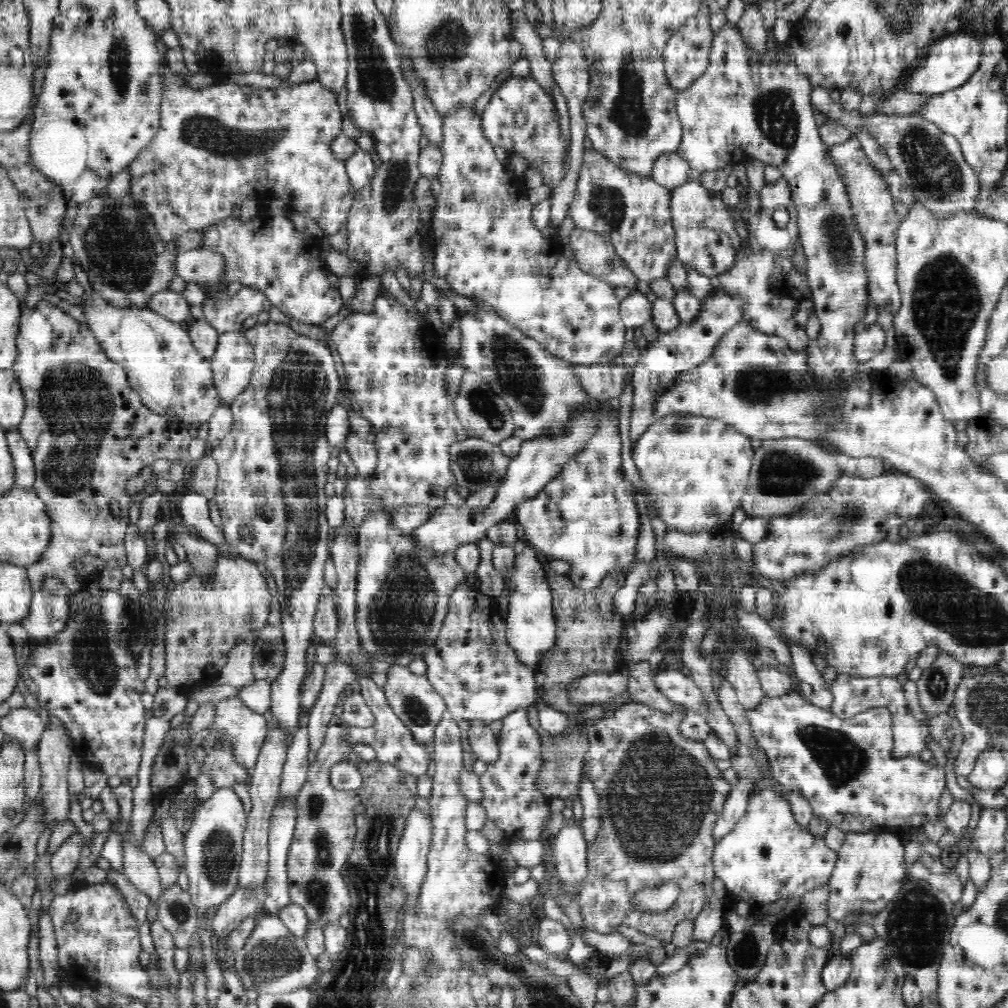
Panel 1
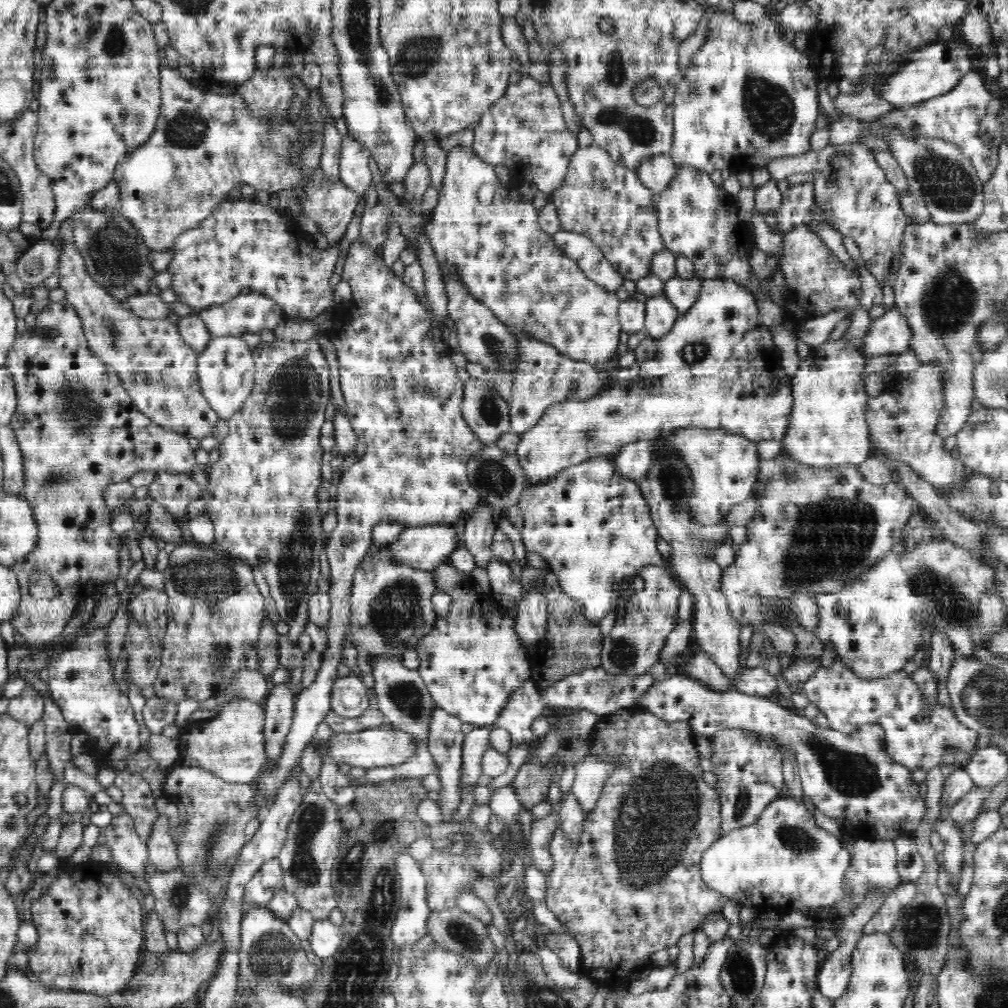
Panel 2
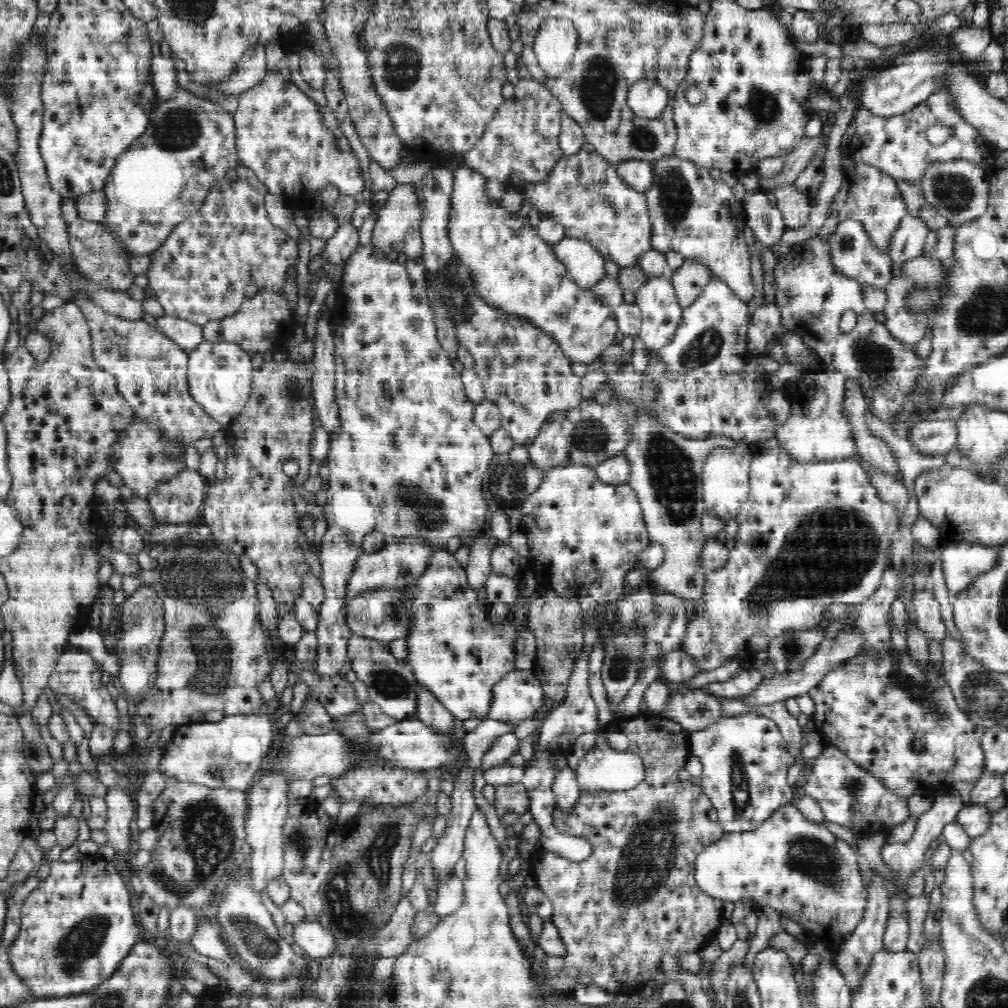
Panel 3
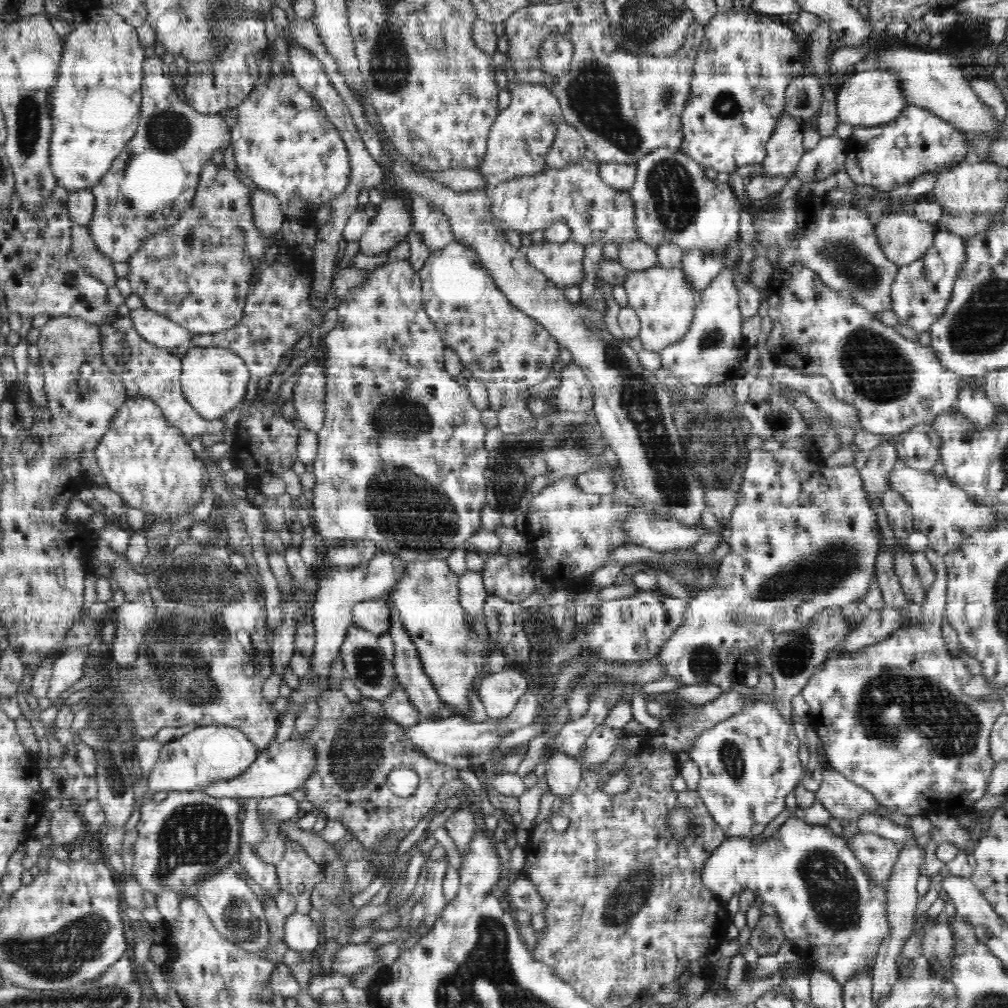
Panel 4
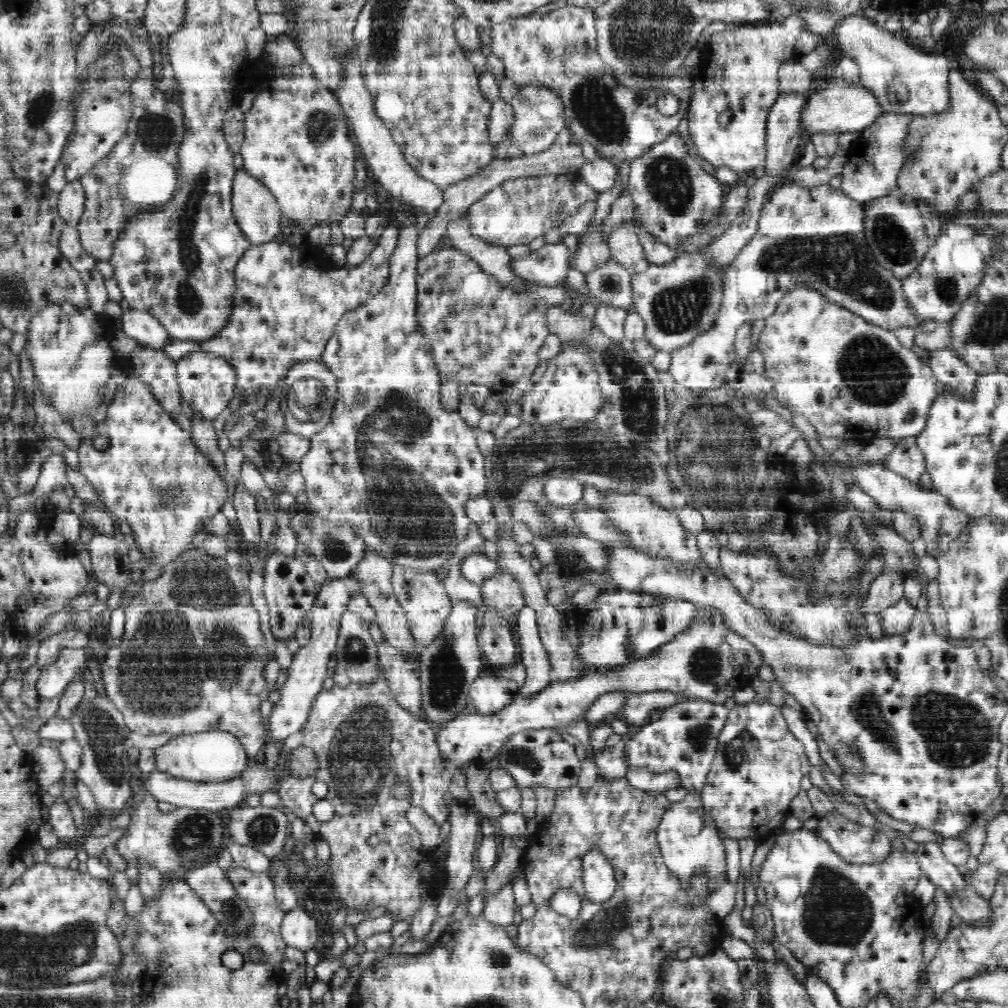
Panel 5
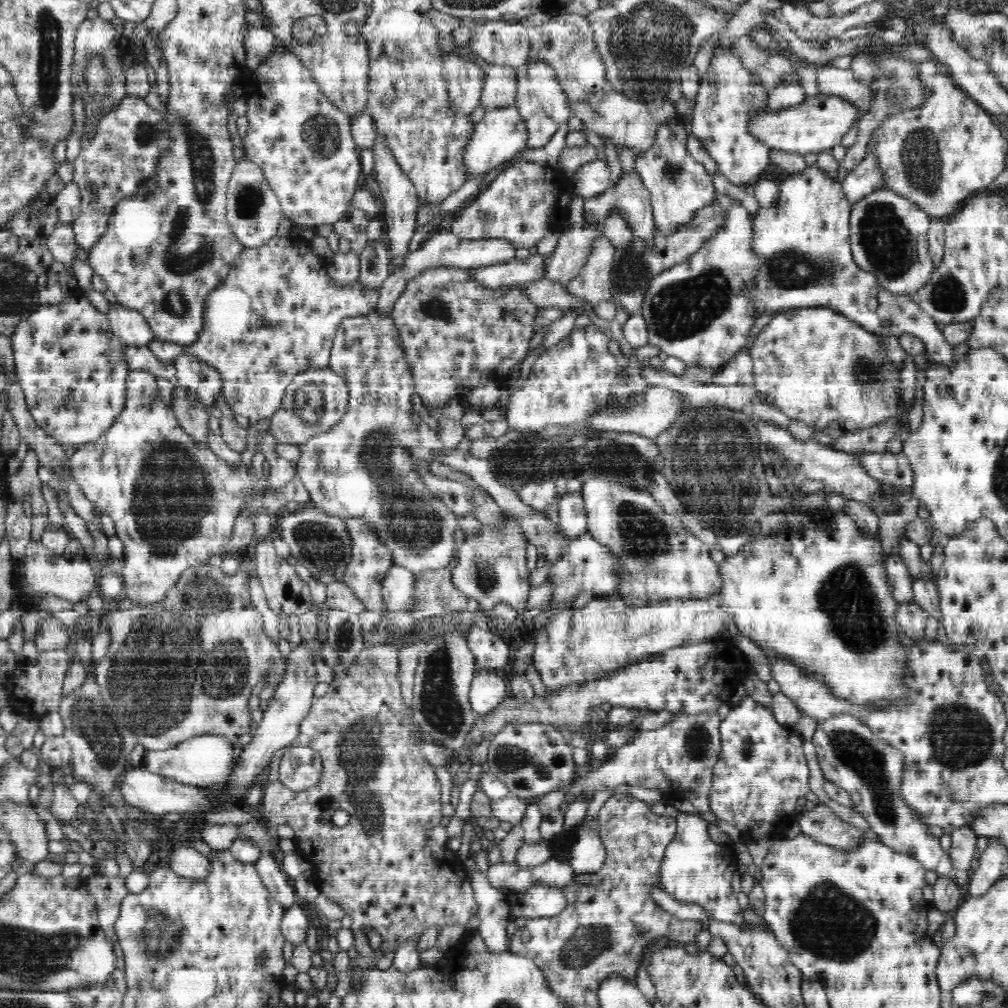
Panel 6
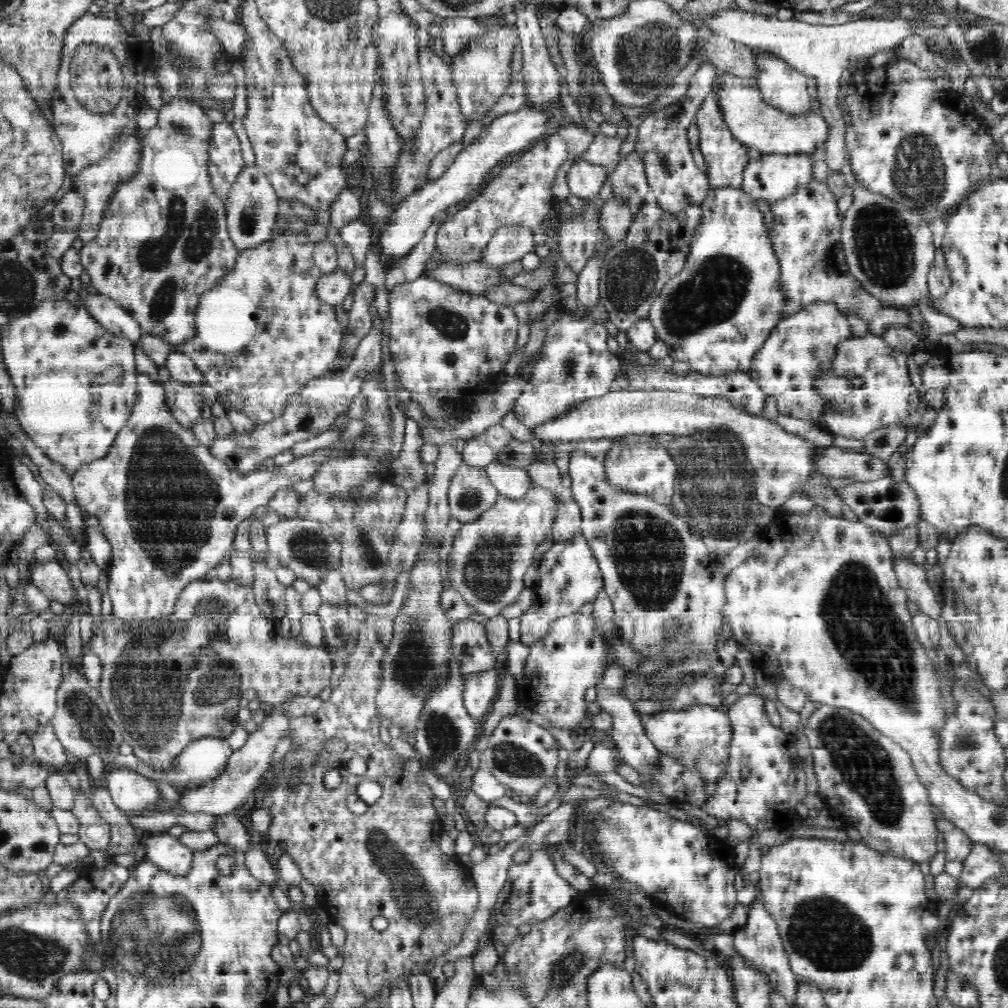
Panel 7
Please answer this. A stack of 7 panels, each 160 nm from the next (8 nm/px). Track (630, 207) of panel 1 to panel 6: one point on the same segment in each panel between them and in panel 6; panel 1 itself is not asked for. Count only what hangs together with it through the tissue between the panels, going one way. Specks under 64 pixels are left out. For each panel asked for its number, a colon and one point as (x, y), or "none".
2: (599, 198)
3: (583, 192)
4: (596, 213)
5: (518, 210)
6: (524, 201)

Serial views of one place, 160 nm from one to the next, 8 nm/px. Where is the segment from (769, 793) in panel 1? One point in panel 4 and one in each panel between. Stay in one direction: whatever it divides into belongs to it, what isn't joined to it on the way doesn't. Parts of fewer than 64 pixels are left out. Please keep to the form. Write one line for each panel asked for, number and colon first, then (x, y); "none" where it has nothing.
2: (786, 858)
3: (798, 867)
4: (827, 905)

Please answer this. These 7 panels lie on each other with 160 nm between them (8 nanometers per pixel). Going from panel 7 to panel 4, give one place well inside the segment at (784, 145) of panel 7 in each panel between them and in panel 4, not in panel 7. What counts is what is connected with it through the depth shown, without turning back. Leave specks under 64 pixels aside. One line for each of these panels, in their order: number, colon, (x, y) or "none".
4: (865, 98)
5: (842, 107)
6: (818, 124)

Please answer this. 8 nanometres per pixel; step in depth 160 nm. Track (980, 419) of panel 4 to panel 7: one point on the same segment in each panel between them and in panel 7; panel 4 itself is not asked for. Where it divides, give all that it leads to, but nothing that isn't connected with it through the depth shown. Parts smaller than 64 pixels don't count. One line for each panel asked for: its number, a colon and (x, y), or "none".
5: (950, 370)
6: (803, 242)
7: (806, 238)

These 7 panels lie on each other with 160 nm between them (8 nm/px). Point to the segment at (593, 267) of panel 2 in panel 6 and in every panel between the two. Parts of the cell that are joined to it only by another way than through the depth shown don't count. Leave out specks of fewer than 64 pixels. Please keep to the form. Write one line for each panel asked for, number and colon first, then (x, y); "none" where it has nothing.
3: (585, 265)
4: (561, 263)
5: (548, 265)
6: (513, 272)

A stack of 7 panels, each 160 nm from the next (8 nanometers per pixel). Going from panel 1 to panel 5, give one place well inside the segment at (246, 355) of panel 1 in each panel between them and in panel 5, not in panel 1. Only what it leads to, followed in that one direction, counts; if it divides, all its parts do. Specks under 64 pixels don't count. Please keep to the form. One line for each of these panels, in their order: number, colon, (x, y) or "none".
2: (226, 370)
3: (220, 375)
4: (214, 380)
5: (207, 382)

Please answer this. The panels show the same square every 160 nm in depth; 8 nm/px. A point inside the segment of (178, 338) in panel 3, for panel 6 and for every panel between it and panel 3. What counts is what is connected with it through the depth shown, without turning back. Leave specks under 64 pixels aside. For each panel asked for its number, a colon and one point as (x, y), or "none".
4: (158, 330)
5: (145, 328)
6: (128, 324)

